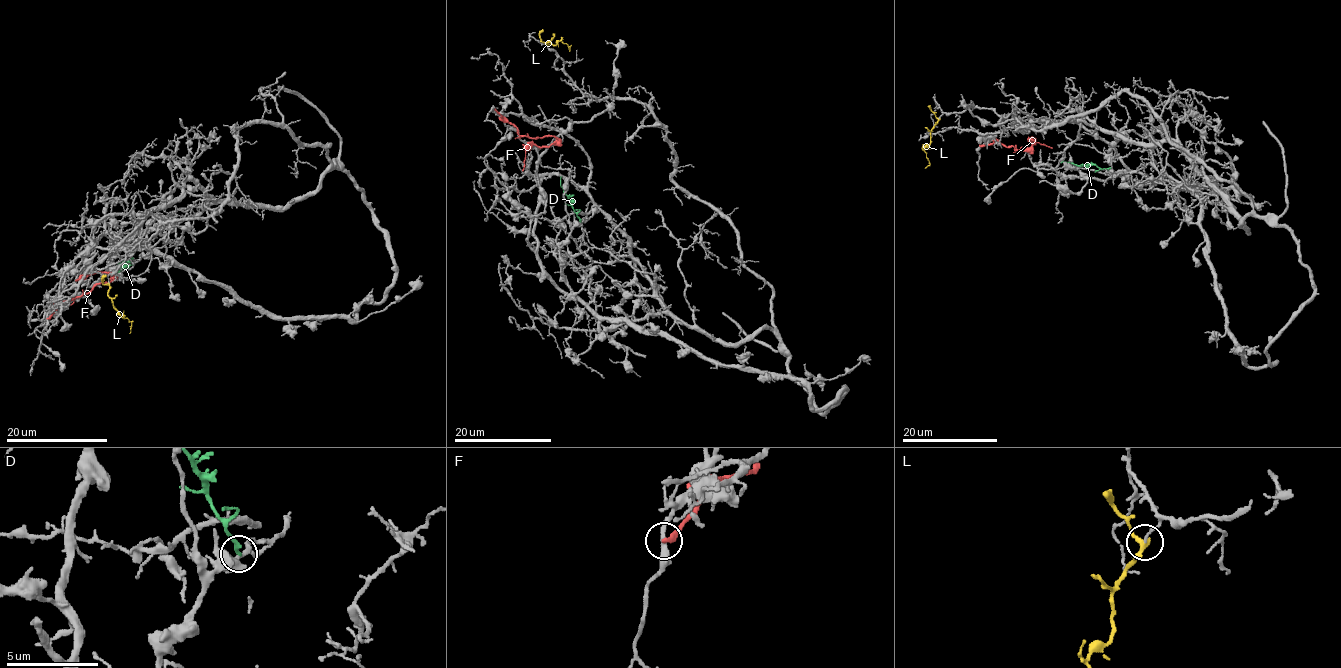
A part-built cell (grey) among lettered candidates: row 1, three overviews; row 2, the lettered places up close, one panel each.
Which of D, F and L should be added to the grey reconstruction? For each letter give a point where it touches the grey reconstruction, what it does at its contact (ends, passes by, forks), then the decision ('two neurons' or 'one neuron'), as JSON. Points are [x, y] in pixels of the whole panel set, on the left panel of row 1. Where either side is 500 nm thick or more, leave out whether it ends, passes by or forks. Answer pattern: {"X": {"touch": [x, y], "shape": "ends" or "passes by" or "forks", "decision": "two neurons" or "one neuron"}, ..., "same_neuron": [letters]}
{"D": {"touch": [132, 255], "shape": "ends", "decision": "two neurons"}, "F": {"touch": [47, 318], "shape": "ends", "decision": "two neurons"}, "L": {"touch": [109, 283], "shape": "passes by", "decision": "two neurons"}, "same_neuron": []}

